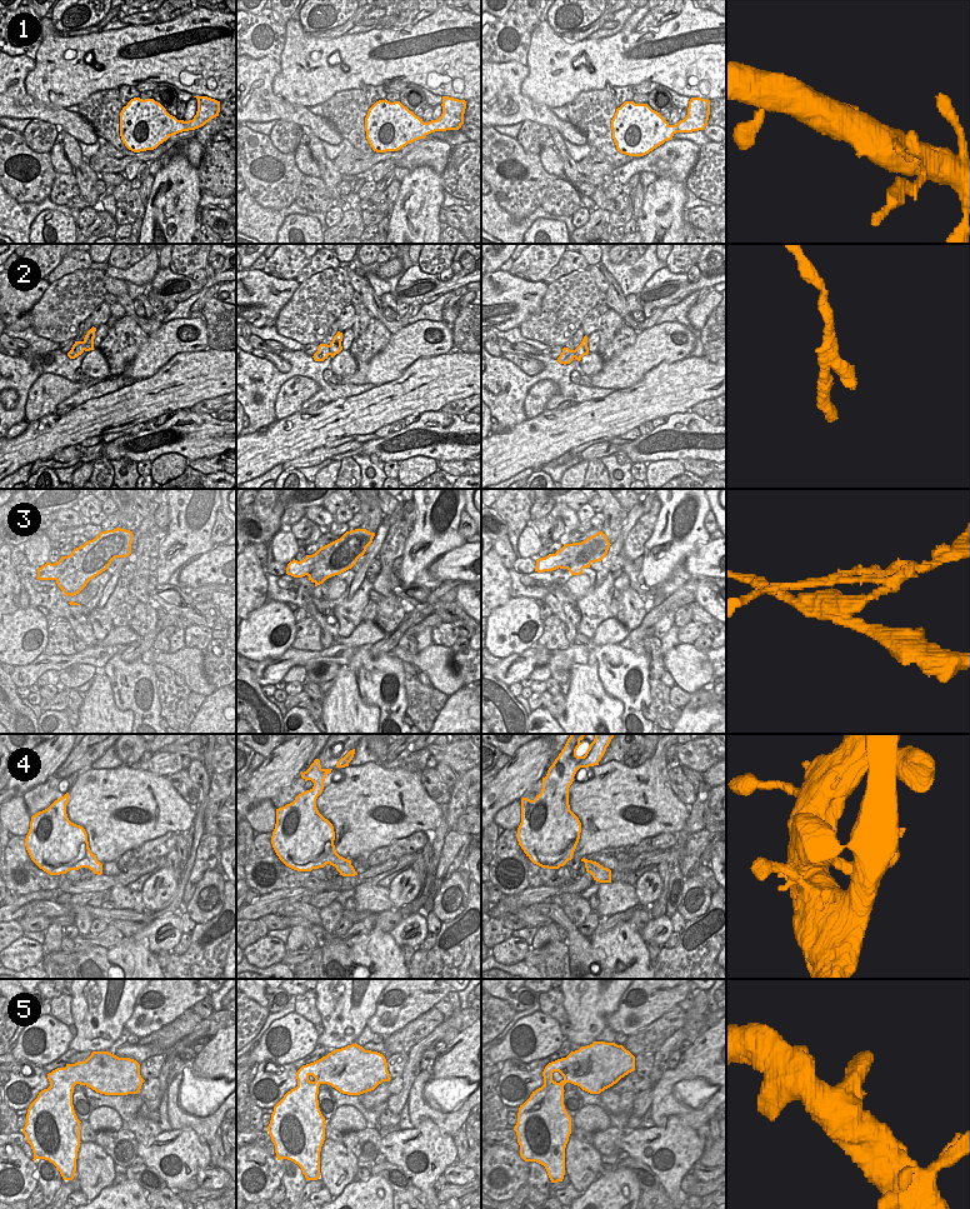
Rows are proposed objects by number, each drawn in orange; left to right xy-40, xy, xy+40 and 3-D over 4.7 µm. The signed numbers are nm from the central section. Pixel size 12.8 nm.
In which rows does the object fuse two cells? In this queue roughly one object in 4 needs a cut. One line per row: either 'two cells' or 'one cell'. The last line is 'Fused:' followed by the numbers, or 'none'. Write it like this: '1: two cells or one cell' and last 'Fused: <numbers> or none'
1: one cell
2: two cells
3: two cells
4: one cell
5: one cell
Fused: 2, 3

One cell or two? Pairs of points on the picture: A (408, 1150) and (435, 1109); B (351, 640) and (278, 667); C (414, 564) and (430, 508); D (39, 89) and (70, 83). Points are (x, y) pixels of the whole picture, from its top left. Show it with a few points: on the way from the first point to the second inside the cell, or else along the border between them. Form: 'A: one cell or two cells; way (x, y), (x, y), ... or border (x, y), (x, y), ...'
A: two cells; border (414, 1127), (423, 1117), (429, 1117), (451, 1135)
B: two cells; border (334, 643), (359, 647)
C: one cell; way (415, 550), (429, 536), (429, 521)
D: one cell; way (46, 83), (63, 83)

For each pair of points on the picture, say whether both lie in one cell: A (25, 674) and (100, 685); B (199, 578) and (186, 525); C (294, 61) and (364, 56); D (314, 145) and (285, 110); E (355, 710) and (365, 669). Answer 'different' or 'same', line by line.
A: different
B: different
C: same
D: different
E: different

